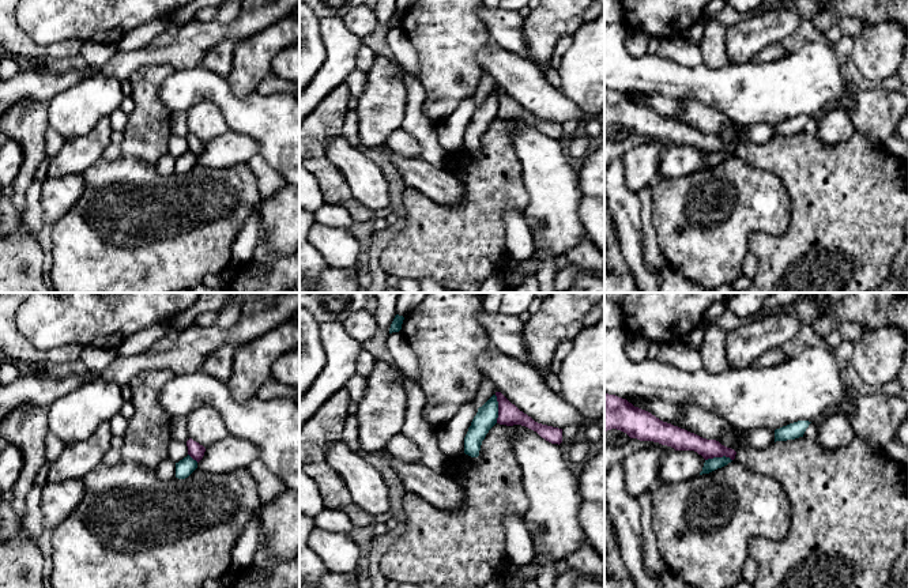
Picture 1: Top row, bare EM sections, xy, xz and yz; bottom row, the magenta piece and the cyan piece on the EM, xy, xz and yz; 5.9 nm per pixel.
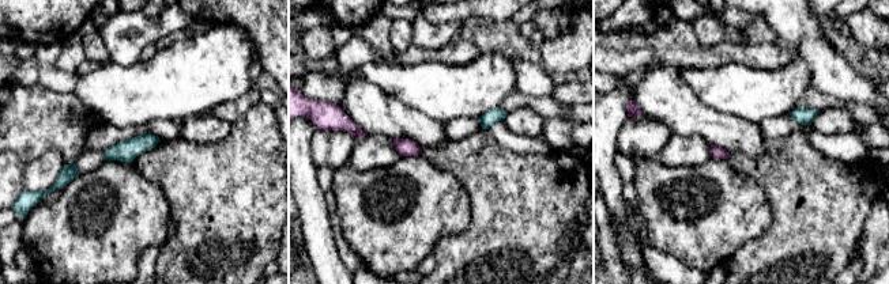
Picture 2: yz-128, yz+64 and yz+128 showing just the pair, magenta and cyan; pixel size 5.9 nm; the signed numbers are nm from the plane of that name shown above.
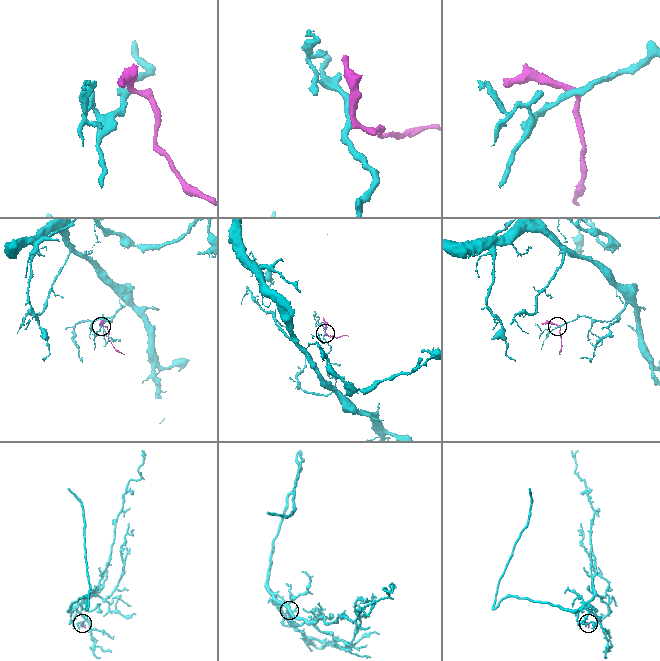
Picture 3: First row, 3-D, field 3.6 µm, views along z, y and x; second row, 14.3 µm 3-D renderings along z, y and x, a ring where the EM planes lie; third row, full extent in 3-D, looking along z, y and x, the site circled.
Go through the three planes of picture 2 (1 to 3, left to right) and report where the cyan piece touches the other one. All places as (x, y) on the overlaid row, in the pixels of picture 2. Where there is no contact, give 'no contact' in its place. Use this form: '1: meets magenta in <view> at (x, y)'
1: no contact
2: no contact
3: no contact

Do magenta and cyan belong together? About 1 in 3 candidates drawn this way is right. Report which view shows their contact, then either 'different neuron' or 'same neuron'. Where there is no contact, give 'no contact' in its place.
contact in xz; different neuron

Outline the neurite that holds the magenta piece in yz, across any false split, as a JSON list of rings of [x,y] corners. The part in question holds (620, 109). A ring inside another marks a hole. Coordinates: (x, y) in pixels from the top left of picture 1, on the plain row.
[[[604,88],[604,127],[617,124],[630,133],[653,136],[675,146],[694,146],[705,155],[735,154],[736,147],[716,135],[707,135],[685,124],[663,117],[651,108],[634,102],[626,94]]]

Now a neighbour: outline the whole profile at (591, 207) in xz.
[[[604,142],[583,159],[579,218],[587,238],[604,255]]]

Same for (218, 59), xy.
[[[225,39],[218,45],[214,45],[204,53],[200,65],[221,76],[227,78],[233,68],[236,44],[237,42],[234,41]]]

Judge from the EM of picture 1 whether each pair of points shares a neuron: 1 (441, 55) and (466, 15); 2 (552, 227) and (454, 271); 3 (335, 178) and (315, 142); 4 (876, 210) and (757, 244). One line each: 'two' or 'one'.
1: one
2: two
3: one
4: one

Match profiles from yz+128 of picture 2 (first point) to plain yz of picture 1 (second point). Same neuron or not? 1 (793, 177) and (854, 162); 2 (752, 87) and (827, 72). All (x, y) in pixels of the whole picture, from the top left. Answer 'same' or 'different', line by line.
1: same
2: same

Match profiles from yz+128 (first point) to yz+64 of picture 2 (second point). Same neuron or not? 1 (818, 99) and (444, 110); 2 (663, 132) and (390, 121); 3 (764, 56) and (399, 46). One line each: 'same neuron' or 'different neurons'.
1: different neurons
2: different neurons
3: different neurons

